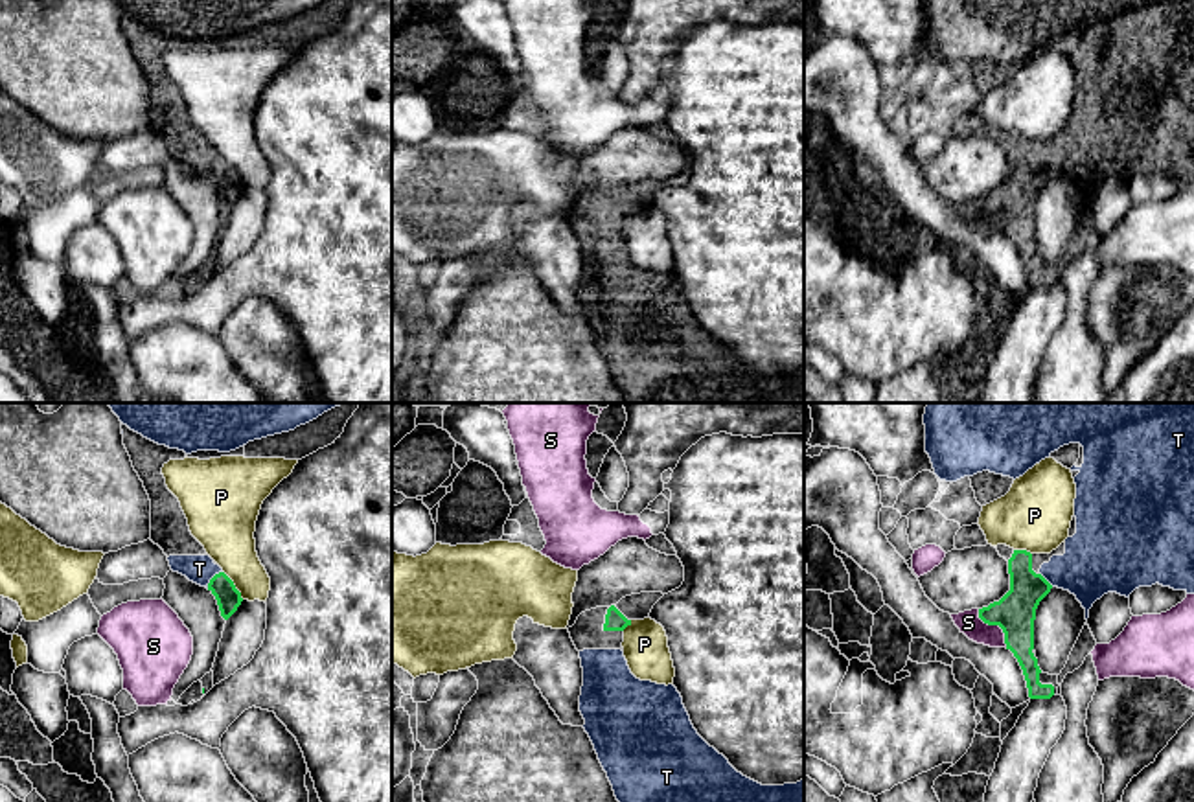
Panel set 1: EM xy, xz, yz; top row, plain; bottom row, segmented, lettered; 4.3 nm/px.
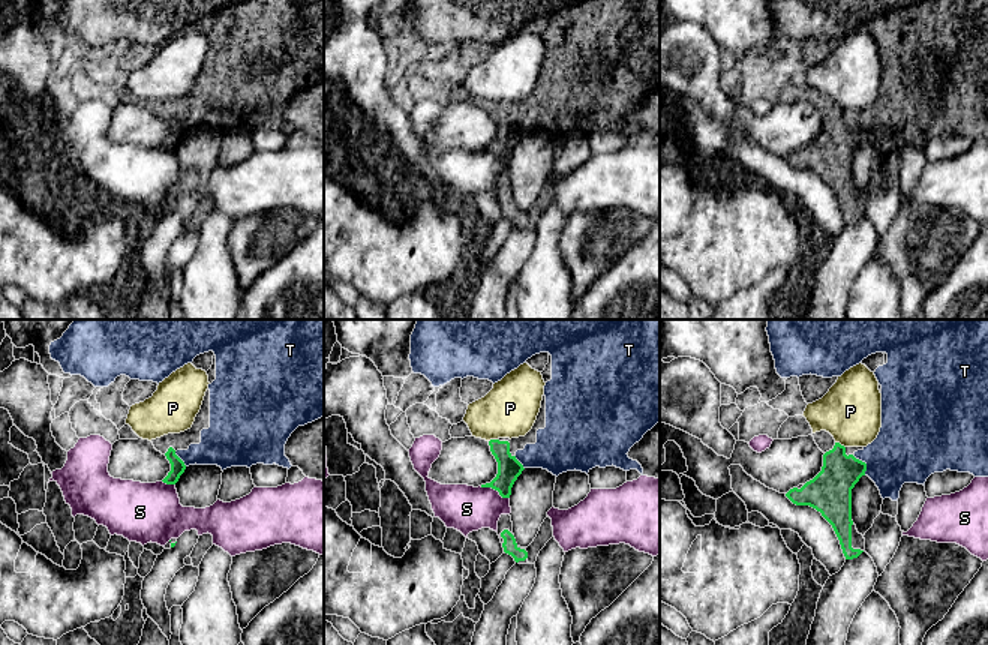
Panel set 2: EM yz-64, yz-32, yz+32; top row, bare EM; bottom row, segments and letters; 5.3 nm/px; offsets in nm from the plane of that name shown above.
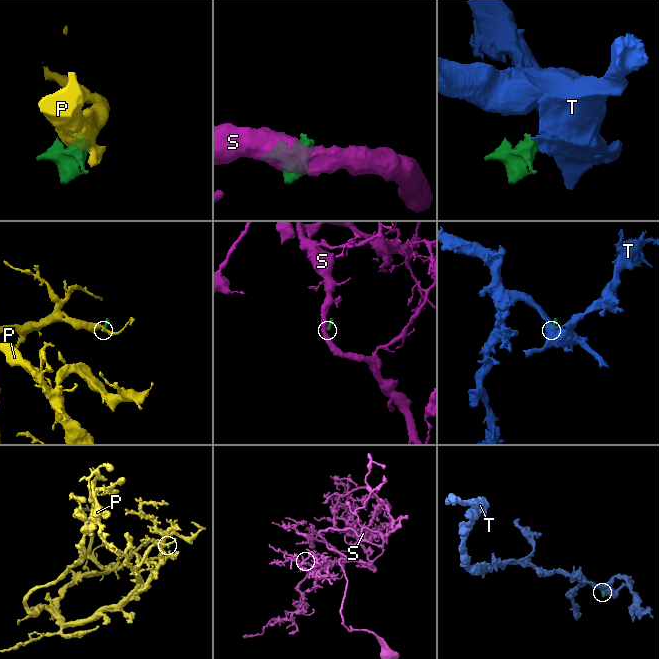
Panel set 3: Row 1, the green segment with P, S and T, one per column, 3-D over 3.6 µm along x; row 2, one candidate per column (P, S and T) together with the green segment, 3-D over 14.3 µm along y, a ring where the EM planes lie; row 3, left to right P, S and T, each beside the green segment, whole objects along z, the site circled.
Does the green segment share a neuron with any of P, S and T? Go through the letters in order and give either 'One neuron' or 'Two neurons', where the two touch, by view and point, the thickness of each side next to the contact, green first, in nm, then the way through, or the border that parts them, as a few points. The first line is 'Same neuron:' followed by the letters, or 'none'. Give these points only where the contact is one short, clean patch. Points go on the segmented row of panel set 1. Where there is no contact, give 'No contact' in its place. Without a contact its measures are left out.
Same neuron: T
P: Two neurons. Touches green at xy (234, 585). Thickness 110 nm (green) against 240 nm. Boundary: xy (223, 571), (243, 598)
S: Two neurons. Touches green at yz (996, 624). Thickness 180 nm (green) against 100 nm. Boundary: yz (977, 609), (985, 622), (996, 624), (1001, 630), (1007, 646)
T: One neuron. Touches green at xy (212, 578). Thickness 110 nm (green) against 130 nm. Path across: xy (229, 598), (212, 578), (199, 569)

